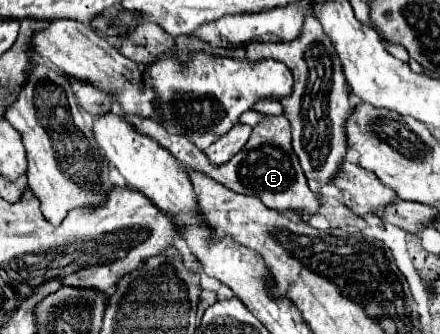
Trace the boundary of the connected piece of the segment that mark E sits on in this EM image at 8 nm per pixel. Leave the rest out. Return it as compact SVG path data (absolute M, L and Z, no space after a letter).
M124 116L136 132L150 136L152 140L156 140L160 146L164 146L166 150L170 150L170 154L186 168L192 168L200 174L206 174L208 178L220 182L222 186L226 186L232 192L238 194L248 194L248 196L256 196L260 198L268 208L278 210L278 212L308 212L314 214L318 212L318 200L312 194L312 190L308 188L306 176L300 168L298 158L294 156L294 150L290 148L290 122L284 116L266 116L262 118L254 128L252 134L248 138L248 142L244 144L244 148L230 160L230 164L224 164L224 168L214 168L212 164L206 164L204 152L198 150L194 144L190 144L184 136L176 136L164 130L162 124L154 122L154 120L142 120L140 116Z

